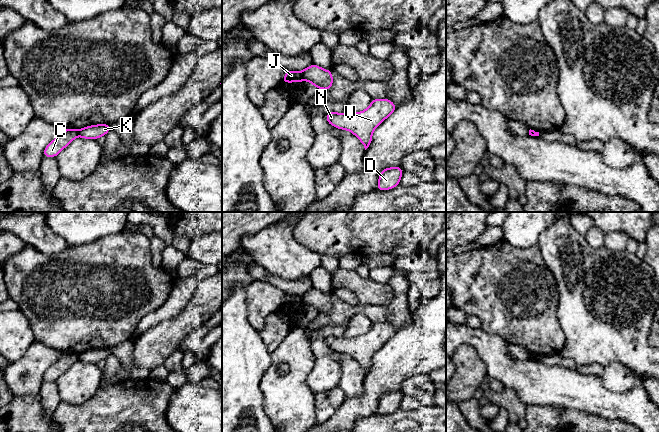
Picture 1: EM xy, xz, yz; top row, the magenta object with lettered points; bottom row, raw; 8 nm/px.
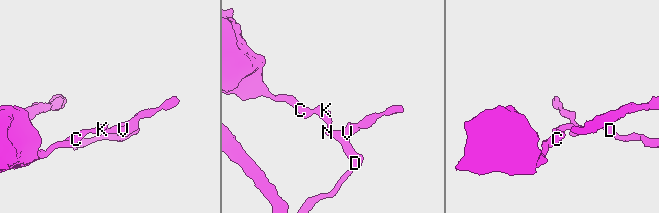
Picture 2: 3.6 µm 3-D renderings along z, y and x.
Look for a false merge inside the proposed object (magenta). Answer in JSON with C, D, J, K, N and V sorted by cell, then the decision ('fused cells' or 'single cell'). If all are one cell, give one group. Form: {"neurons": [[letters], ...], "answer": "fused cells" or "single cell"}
{"neurons": [["C", "J"], ["D", "K", "N", "V"]], "answer": "fused cells"}

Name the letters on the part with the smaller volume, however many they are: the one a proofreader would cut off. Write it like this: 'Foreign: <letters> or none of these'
Foreign: D, K, N, V

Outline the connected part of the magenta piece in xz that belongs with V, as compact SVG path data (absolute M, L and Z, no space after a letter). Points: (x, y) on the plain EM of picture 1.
M373 323L370 330L359 337L335 337L326 338L327 346L338 352L349 354L359 362L365 374L370 370L372 358L397 331L389 323Z

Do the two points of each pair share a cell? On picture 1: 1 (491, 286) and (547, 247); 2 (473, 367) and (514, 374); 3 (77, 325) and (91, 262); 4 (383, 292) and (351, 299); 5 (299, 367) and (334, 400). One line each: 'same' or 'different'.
1: different
2: different
3: same
4: different
5: different

